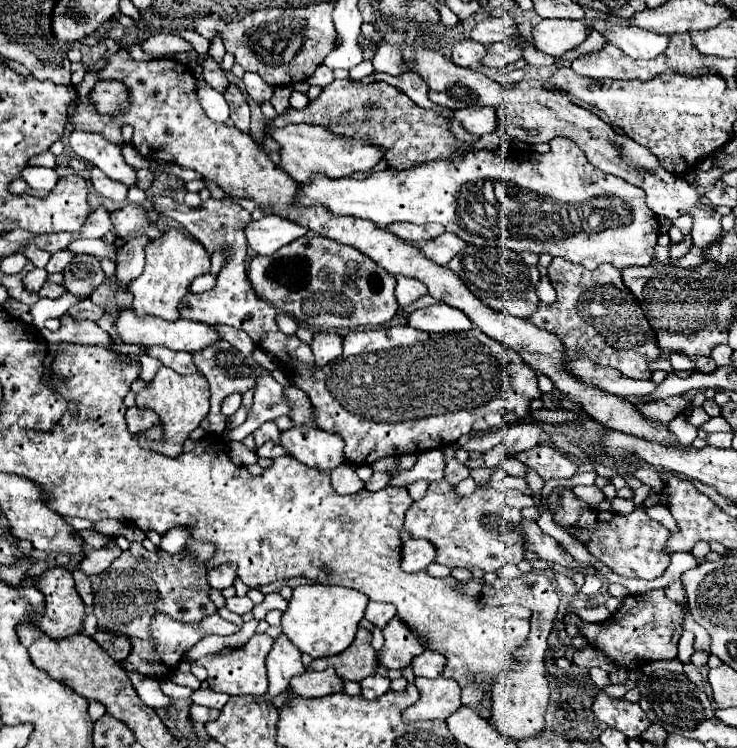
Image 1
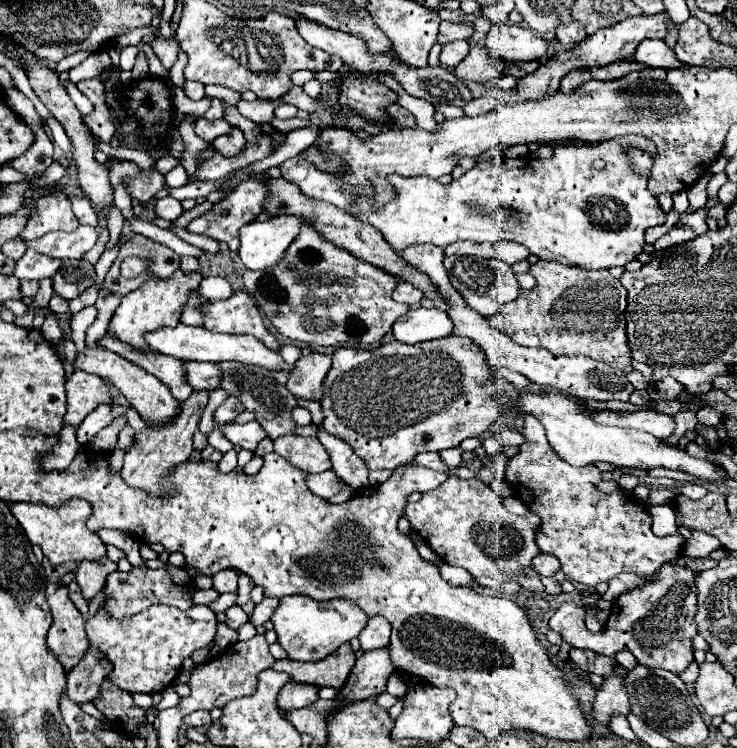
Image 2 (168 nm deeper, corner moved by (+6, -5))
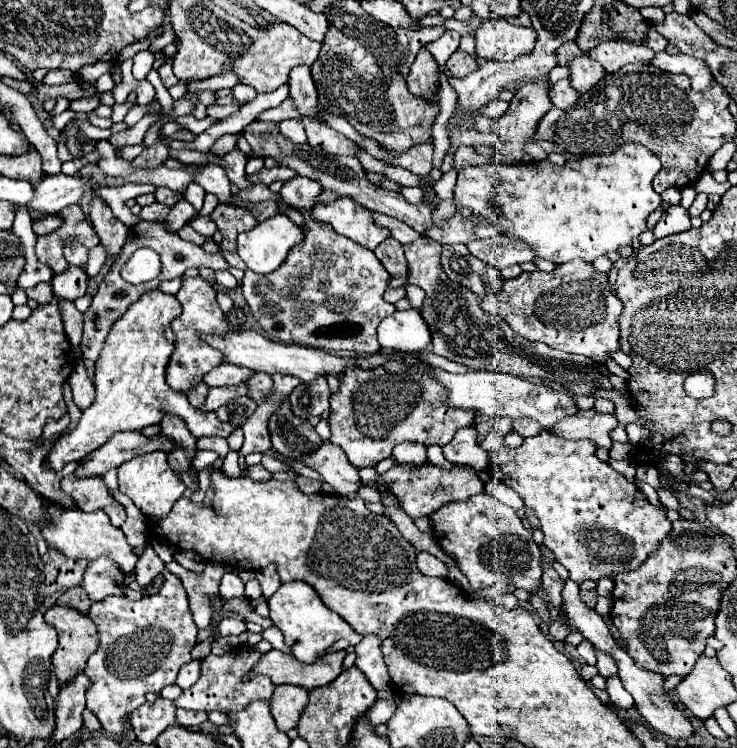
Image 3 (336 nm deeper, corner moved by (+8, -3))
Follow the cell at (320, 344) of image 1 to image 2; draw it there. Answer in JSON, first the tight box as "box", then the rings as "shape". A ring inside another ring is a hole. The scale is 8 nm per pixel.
{"box":[287,352,331,400],"shape":[[[311,352],[309,356],[301,356],[295,362],[295,368],[289,372],[287,380],[287,390],[305,400],[321,400],[321,382],[331,368],[331,356],[321,354],[321,352]]]}

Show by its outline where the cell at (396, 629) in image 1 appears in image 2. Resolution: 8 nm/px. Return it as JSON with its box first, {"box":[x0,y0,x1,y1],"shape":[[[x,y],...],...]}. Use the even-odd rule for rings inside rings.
{"box":[341,648,395,702],"shape":[[[377,648],[365,652],[357,658],[349,680],[341,688],[341,698],[347,702],[359,702],[365,698],[375,698],[377,694],[385,692],[385,684],[389,676],[395,672],[389,648]]]}

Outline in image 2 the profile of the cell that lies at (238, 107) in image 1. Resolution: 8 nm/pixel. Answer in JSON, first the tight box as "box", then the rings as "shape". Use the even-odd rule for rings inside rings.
{"box":[213,126,245,156],"shape":[[[233,126],[229,134],[215,138],[215,140],[213,140],[213,144],[215,144],[217,152],[221,152],[223,156],[235,156],[235,154],[239,154],[239,152],[241,152],[241,148],[245,146],[245,136],[243,136],[241,128]]]}

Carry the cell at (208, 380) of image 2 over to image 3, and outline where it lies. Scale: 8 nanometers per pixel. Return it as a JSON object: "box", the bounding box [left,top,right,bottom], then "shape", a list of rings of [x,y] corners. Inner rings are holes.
{"box":[203,362,253,386],"shape":[[[225,362],[223,366],[211,370],[211,374],[207,374],[207,378],[203,380],[207,386],[233,386],[233,384],[247,382],[251,376],[253,376],[253,370]]]}

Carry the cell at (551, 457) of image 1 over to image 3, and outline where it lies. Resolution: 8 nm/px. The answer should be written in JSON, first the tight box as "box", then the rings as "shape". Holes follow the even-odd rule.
{"box":[489,430,671,584],"shape":[[[543,430],[533,438],[525,438],[517,448],[501,444],[489,454],[489,466],[491,476],[495,474],[497,480],[511,486],[521,496],[525,506],[535,510],[545,534],[543,544],[553,552],[555,560],[569,570],[569,578],[579,584],[583,580],[597,582],[603,576],[639,568],[647,554],[651,554],[651,550],[655,550],[655,546],[659,546],[659,542],[671,532],[671,522],[667,520],[665,512],[655,508],[633,482],[617,474],[607,462],[599,460],[595,456],[593,442],[571,442]]]}

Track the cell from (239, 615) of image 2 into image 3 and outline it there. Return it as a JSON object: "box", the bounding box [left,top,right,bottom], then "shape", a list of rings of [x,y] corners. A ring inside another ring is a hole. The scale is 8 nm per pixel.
{"box":[219,618,247,636],"shape":[[[225,618],[219,624],[219,636],[239,636],[245,630],[247,630],[245,622],[237,620],[237,618]]]}

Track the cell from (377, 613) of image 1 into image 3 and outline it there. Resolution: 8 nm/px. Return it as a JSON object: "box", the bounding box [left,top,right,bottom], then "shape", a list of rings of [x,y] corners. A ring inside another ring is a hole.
{"box":[355,636,391,690],"shape":[[[365,636],[357,646],[355,646],[355,666],[367,676],[371,686],[375,690],[391,690],[387,666],[383,666],[383,654],[379,650],[379,638],[375,636]]]}

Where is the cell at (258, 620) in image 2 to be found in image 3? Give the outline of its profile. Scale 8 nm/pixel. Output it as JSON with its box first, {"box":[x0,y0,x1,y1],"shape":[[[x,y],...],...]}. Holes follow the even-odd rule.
{"box":[255,566,281,598],"shape":[[[267,566],[267,568],[257,570],[257,572],[255,572],[255,578],[259,580],[259,584],[261,584],[261,590],[263,590],[263,596],[265,596],[265,598],[269,598],[269,596],[277,590],[277,586],[281,584],[281,582],[279,582],[279,574],[277,574],[275,566]]]}

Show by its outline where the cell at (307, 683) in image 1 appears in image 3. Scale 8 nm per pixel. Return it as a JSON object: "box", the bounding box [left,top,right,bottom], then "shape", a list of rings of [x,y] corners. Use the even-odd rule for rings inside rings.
{"box":[269,684,309,732],"shape":[[[283,684],[273,690],[269,708],[271,708],[271,716],[281,732],[289,732],[291,728],[297,726],[301,712],[307,704],[307,698],[309,698],[307,690],[303,690],[299,686],[291,686],[291,684]]]}

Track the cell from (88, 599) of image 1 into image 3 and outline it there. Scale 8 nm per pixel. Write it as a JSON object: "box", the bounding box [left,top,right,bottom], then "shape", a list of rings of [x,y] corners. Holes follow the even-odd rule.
{"box":[57,586,93,614],"shape":[[[75,586],[75,588],[67,590],[67,592],[63,592],[63,594],[59,596],[59,600],[57,600],[57,606],[73,608],[73,610],[77,610],[77,612],[81,612],[81,614],[87,614],[87,610],[89,610],[91,604],[93,604],[93,602],[89,600],[87,592],[85,592],[81,586]]]}

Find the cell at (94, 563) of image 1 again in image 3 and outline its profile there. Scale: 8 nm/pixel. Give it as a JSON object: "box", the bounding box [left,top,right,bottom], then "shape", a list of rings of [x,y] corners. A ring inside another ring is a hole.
{"box":[83,558,125,602],"shape":[[[97,558],[85,570],[83,588],[93,602],[99,602],[107,596],[123,596],[123,582],[125,574],[119,570],[119,564],[111,562],[111,558]]]}

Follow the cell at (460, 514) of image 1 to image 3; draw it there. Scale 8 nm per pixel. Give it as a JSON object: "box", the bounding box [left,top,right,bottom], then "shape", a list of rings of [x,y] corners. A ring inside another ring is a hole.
{"box":[431,492,541,594],"shape":[[[487,492],[471,496],[467,502],[453,502],[431,514],[433,536],[441,548],[451,554],[459,570],[467,576],[471,588],[483,590],[493,584],[523,588],[529,594],[541,590],[541,550],[533,542],[517,512]]]}

